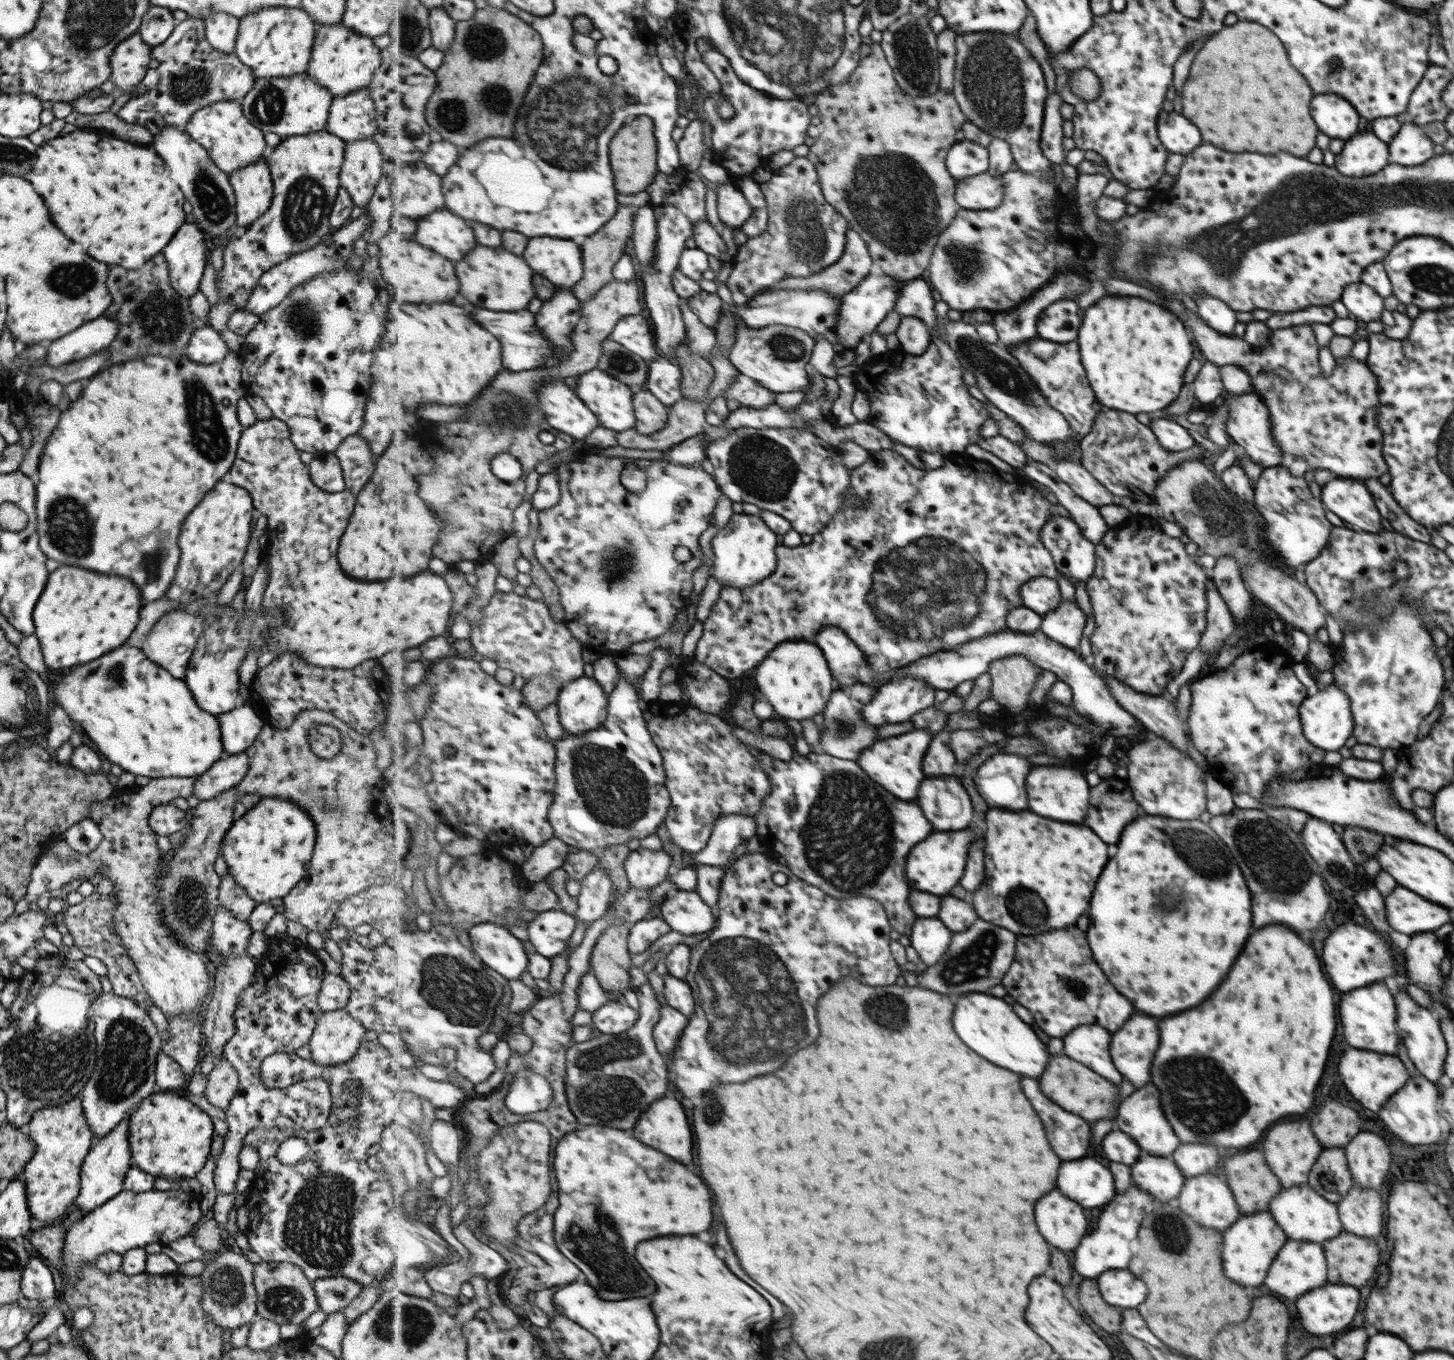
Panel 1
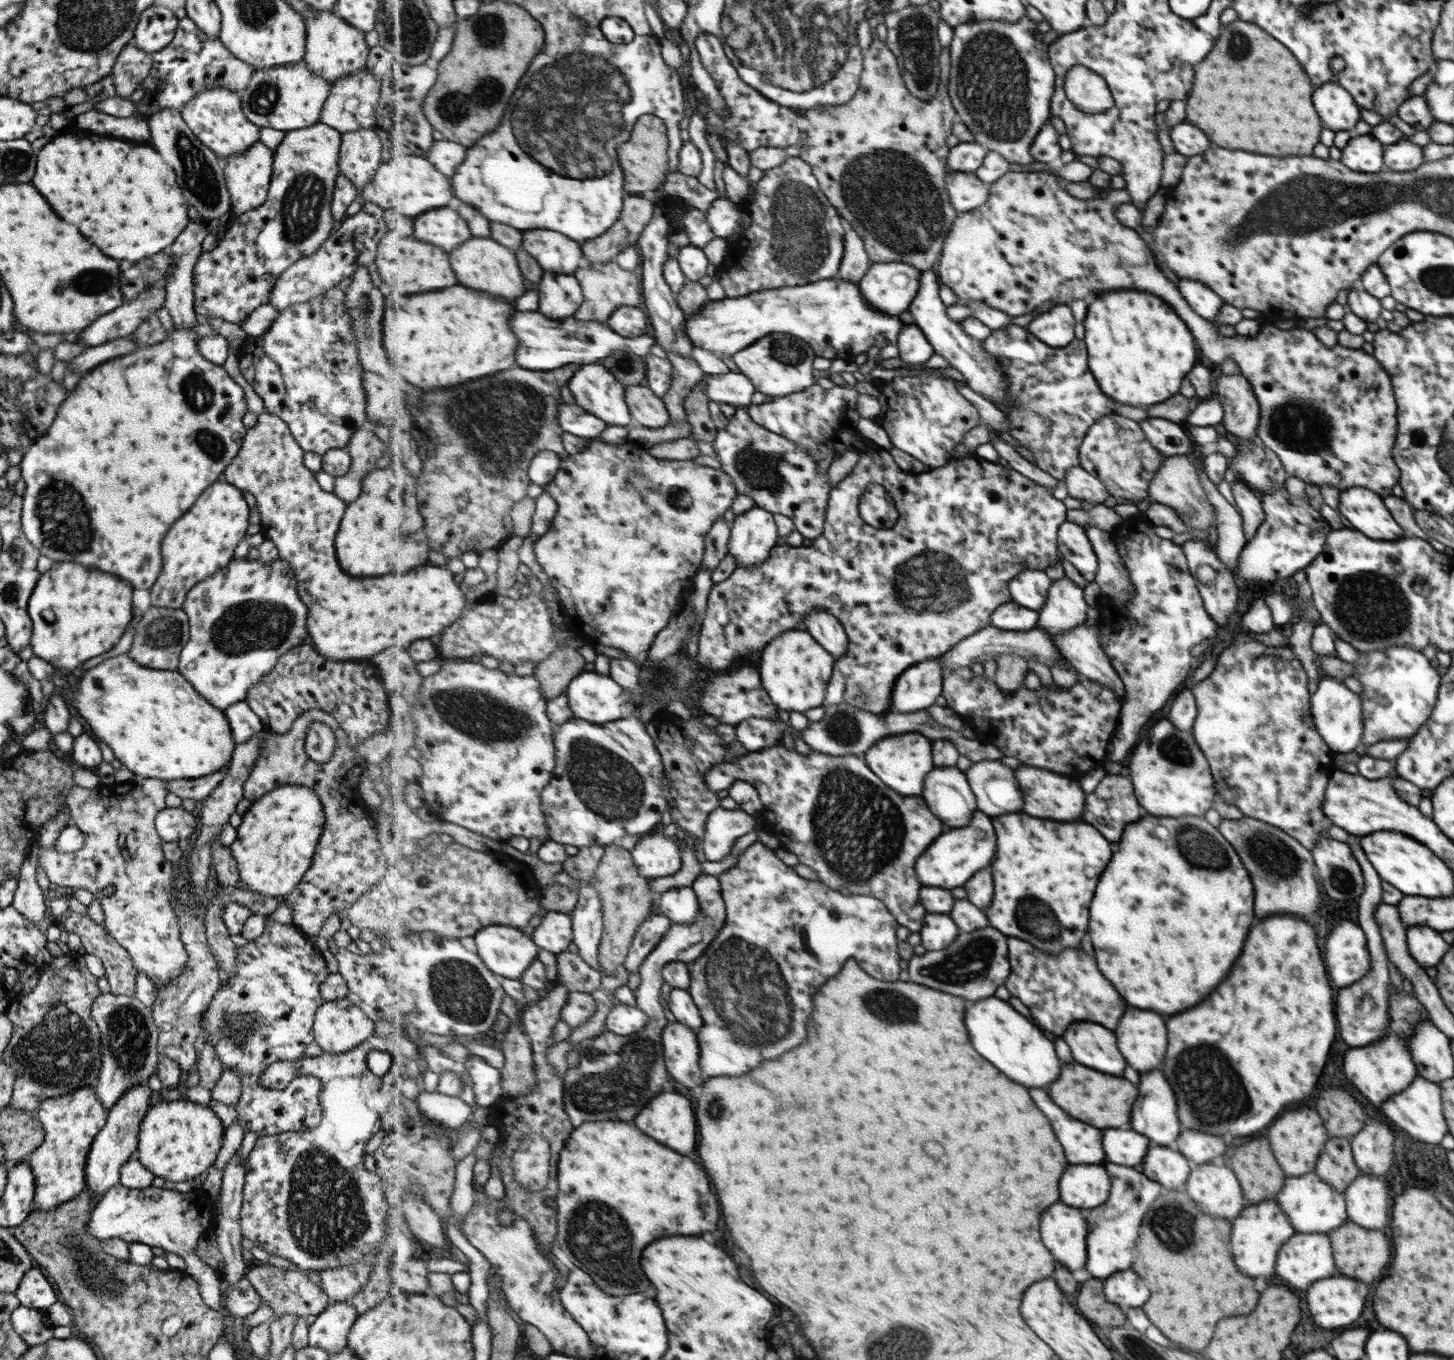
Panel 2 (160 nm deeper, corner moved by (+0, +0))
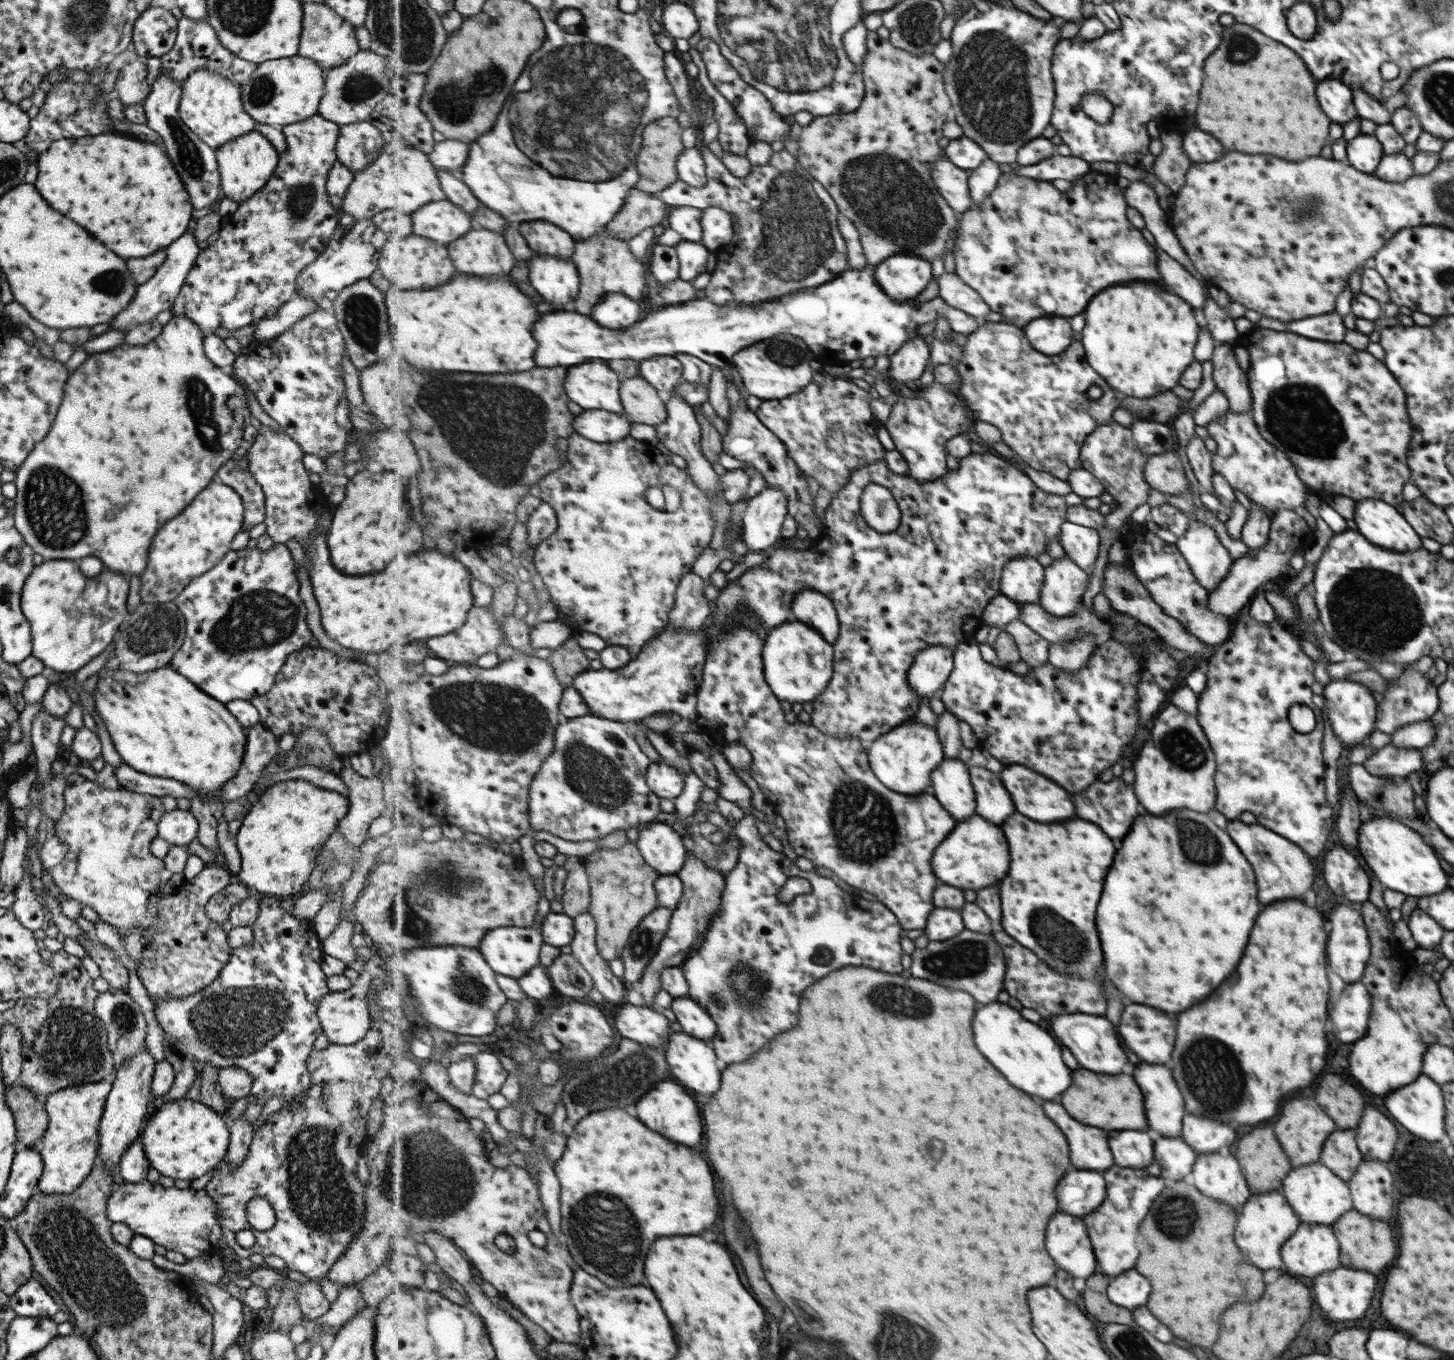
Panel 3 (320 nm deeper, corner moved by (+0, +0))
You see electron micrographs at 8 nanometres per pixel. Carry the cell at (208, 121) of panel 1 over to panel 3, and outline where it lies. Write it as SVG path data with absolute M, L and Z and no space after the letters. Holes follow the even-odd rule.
M193 69L180 87L178 117L209 148L216 149L242 134L251 132L256 125L256 122L242 108L240 87L209 69Z

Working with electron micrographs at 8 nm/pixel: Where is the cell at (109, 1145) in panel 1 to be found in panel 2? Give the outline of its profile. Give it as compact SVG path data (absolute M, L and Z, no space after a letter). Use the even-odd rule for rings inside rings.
M147 1083L133 1085L125 1090L108 1108L105 1124L93 1137L90 1151L87 1153L85 1161L85 1187L89 1192L95 1194L97 1192L105 1192L117 1184L119 1178L118 1170L121 1164L134 1157L138 1143L139 1125L146 1110L150 1107L149 1094L151 1094L151 1090L147 1087Z

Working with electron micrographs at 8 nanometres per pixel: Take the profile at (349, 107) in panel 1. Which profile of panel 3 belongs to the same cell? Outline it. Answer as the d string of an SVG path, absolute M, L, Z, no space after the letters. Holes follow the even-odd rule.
M357 51L345 59L343 64L324 70L324 87L318 104L317 115L338 127L352 122L369 120L373 107L385 96L390 88L390 79L385 57L371 51Z

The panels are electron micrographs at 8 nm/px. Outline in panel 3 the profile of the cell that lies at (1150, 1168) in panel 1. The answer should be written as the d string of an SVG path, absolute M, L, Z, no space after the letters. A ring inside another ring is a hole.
M1147 1130L1147 1134L1153 1140L1153 1156L1161 1168L1159 1176L1188 1180L1195 1164L1196 1152L1180 1136L1163 1138L1151 1130Z

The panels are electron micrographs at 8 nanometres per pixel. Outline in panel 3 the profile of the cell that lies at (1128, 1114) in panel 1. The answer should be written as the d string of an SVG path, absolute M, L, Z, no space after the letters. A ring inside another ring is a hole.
M1139 1064L1133 1070L1133 1078L1145 1090L1145 1118L1149 1118L1149 1128L1161 1136L1179 1137L1185 1106L1171 1078L1171 1070L1155 1064Z

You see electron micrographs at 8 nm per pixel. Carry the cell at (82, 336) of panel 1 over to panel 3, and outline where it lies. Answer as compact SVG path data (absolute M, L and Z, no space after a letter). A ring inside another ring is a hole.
M185 231L181 234L181 238L173 240L167 248L165 260L156 268L151 278L148 278L141 286L137 286L133 300L127 304L125 310L121 310L121 314L117 314L113 318L113 322L109 322L111 330L115 332L126 332L133 326L139 326L148 323L151 319L156 318L159 312L167 311L172 307L173 301L185 280L186 274L192 267L193 261L202 249L201 242L197 242L193 236L193 231Z

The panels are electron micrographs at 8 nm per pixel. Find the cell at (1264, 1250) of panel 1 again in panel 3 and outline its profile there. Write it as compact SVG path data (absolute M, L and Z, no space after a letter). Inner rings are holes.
M1279 1190L1269 1194L1254 1194L1239 1208L1236 1218L1237 1246L1241 1246L1241 1252L1249 1258L1249 1262L1261 1270L1281 1268L1283 1259L1279 1258L1280 1249L1300 1223L1300 1218L1289 1206L1288 1199Z

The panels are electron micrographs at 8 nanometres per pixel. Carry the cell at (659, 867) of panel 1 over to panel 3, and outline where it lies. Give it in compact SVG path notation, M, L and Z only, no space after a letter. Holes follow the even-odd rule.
M668 820L644 826L636 843L645 862L661 875L678 874L688 861L687 848Z

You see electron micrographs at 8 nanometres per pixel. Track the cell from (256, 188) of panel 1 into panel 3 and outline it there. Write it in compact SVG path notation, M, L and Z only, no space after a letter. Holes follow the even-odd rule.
M255 129L218 146L214 149L214 157L218 164L221 194L238 204L253 196L270 179L278 161L277 151Z

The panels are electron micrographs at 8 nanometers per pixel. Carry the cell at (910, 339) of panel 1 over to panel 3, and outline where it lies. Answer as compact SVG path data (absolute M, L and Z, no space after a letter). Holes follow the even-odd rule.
M918 337L909 340L903 348L890 357L890 378L905 385L911 380L919 381L925 374L932 358L932 346Z

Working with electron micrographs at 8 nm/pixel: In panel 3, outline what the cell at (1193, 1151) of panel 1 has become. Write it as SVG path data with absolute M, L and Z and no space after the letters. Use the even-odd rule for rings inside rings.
M1189 1114L1189 1118L1185 1118L1185 1130L1181 1130L1180 1137L1198 1155L1215 1152L1221 1146L1231 1144L1235 1132L1225 1123L1213 1122L1203 1116Z

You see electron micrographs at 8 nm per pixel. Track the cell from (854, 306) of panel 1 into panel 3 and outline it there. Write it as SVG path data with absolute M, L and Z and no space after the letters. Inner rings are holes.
M895 255L875 266L877 282L896 301L915 299L934 280L933 263L912 255Z

